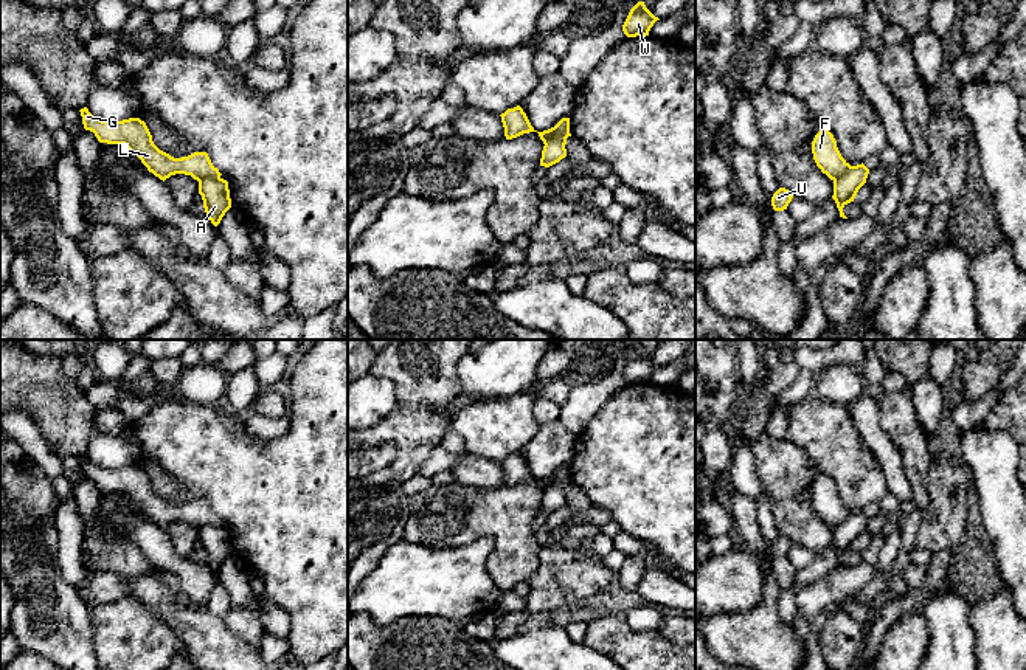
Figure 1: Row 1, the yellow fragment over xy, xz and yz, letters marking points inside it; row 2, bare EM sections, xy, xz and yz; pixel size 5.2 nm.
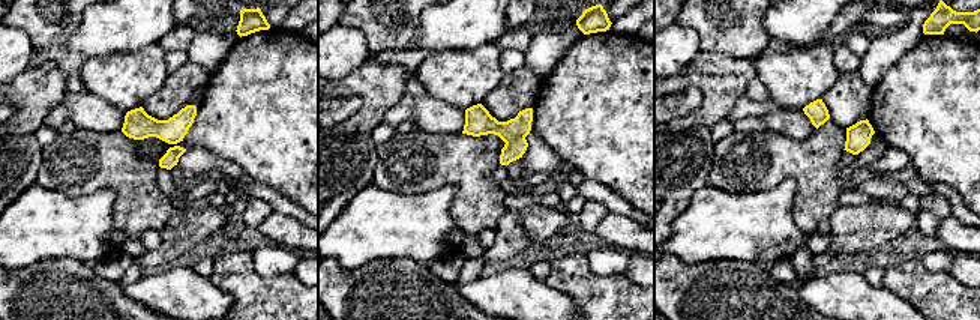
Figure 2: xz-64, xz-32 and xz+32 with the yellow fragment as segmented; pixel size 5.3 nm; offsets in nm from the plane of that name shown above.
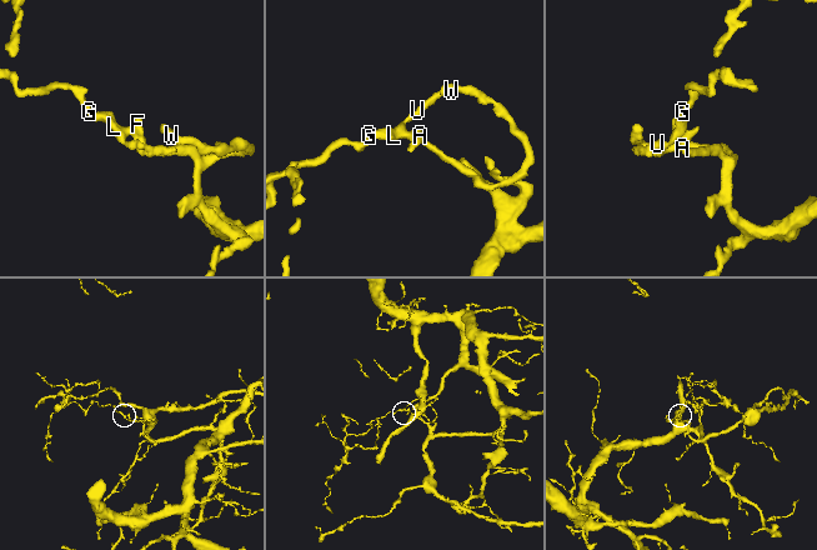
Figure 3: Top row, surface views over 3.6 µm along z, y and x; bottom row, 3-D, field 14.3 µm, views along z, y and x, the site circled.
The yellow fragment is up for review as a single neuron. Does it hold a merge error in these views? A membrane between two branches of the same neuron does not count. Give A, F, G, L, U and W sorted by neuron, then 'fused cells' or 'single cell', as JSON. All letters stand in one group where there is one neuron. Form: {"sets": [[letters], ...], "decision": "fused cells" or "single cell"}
{"sets": [["A", "W"], ["F", "G", "L", "U"]], "decision": "fused cells"}

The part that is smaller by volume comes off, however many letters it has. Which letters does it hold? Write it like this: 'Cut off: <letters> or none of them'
Cut off: F, G, L, U

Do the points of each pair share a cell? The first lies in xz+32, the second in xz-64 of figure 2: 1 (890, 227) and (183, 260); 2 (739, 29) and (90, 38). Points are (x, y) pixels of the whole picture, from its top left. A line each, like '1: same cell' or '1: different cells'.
1: different cells
2: different cells

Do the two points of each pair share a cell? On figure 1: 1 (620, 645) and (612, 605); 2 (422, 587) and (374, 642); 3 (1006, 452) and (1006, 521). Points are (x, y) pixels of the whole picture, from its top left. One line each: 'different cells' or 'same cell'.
1: different cells
2: different cells
3: same cell

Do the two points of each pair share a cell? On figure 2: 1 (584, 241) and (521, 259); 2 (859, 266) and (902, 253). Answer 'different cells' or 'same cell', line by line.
1: same cell
2: same cell

